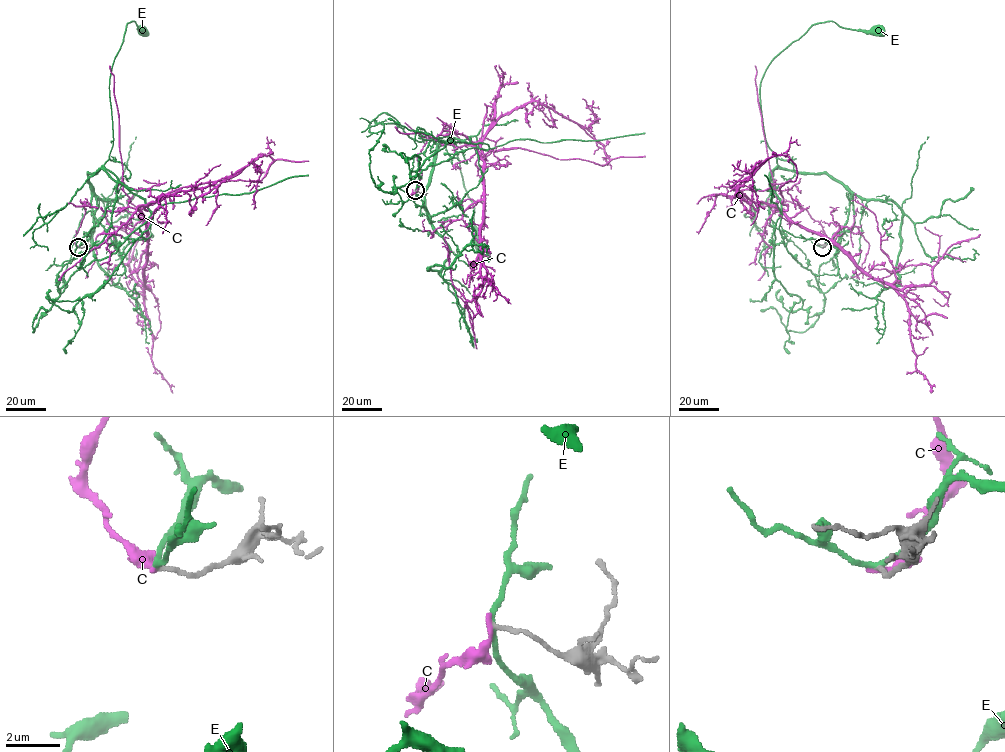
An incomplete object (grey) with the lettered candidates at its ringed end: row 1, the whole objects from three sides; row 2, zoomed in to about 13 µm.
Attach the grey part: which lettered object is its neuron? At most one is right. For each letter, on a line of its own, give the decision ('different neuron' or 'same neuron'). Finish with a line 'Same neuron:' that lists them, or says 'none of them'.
C: different neuron
E: different neuron
Same neuron: none of them

